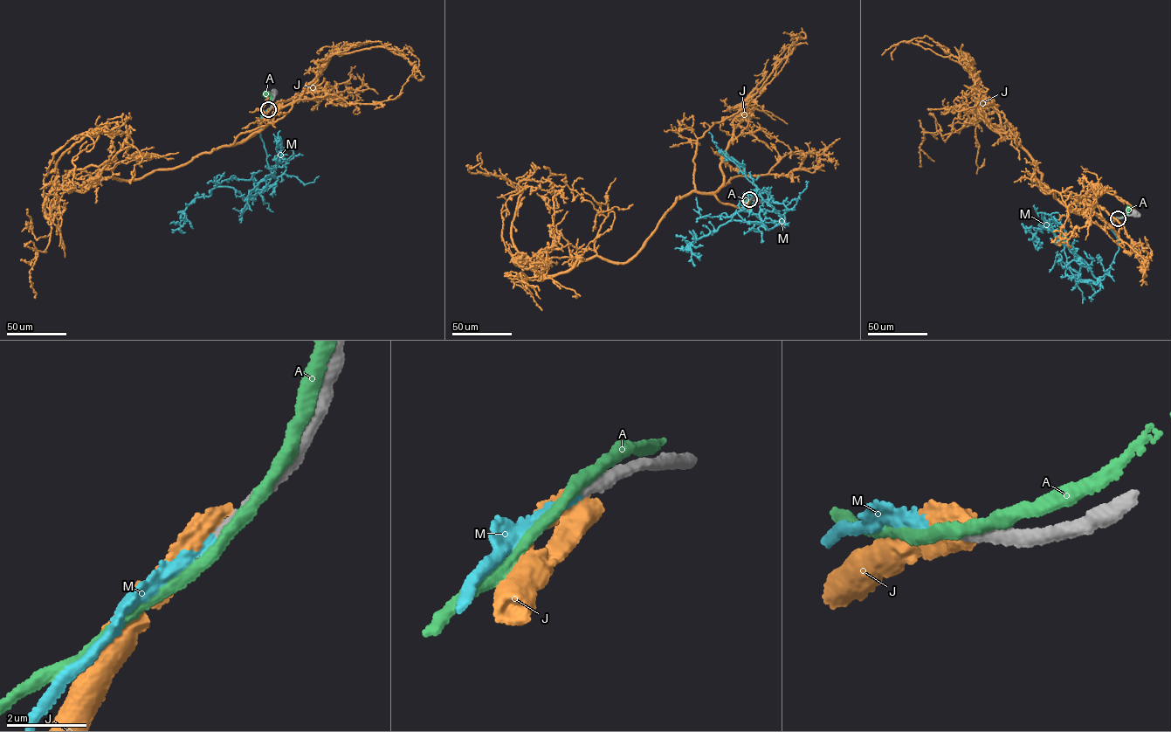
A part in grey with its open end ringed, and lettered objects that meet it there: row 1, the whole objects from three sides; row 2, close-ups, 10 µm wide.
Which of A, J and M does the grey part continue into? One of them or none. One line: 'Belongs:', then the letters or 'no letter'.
Belongs: M

